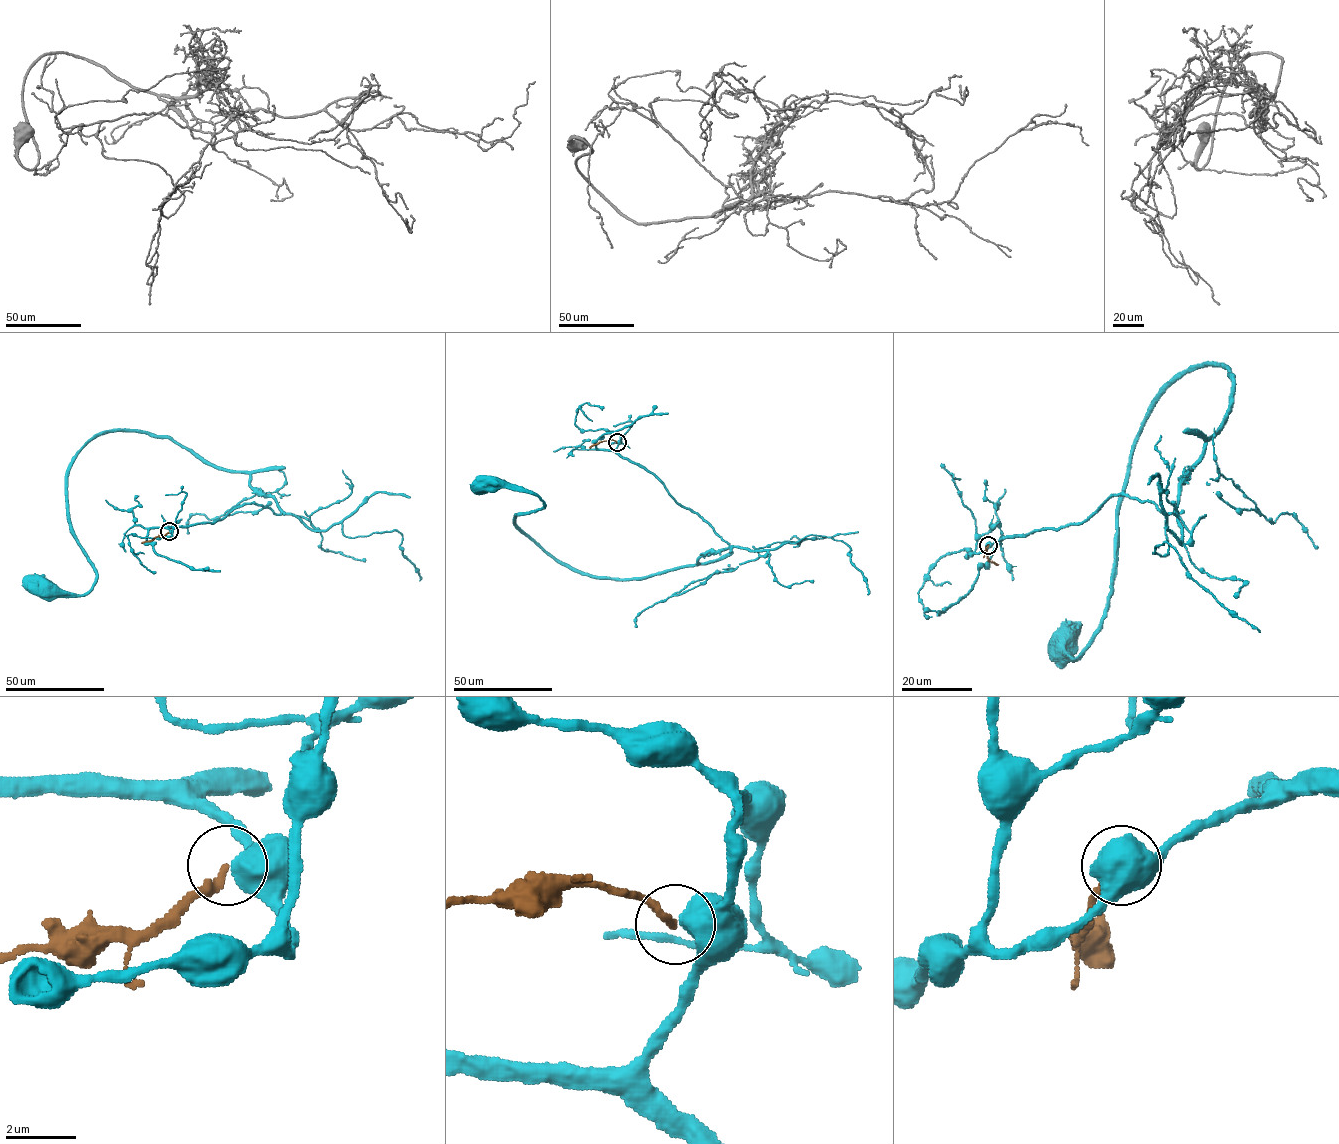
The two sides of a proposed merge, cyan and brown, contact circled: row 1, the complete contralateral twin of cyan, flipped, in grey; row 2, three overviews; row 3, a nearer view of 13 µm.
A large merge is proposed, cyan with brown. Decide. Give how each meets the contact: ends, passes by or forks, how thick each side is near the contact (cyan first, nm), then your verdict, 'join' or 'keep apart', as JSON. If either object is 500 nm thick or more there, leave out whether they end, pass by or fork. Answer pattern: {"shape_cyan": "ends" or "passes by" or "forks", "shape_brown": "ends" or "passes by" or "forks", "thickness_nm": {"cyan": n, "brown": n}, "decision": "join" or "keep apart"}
{"thickness_nm": {"cyan": 750, "brown": 200}, "decision": "keep apart"}

